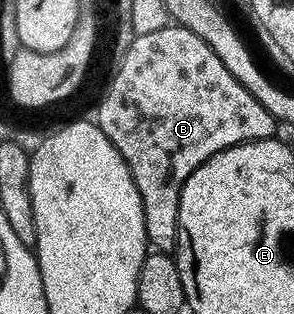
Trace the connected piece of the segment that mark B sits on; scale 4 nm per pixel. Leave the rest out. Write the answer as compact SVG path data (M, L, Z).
M167 26L164 30L156 30L152 34L135 36L122 60L116 64L114 69L116 69L114 77L111 78L110 85L107 86L106 93L103 94L102 101L98 104L96 123L102 133L110 139L112 146L116 146L116 150L122 155L132 174L134 185L142 199L149 247L159 253L170 254L178 247L178 215L180 214L180 194L184 182L201 164L208 162L208 158L220 154L225 148L231 148L237 144L247 144L249 140L271 139L275 135L276 121L272 114L268 114L268 110L264 110L264 106L260 106L260 102L256 102L256 98L252 98L252 94L248 94L248 90L244 90L244 86L240 86L240 82L236 82L236 78L232 78L232 74L228 74L228 70L224 70L224 62L220 62L220 58L216 58L214 51L199 36L192 34L192 30L181 26Z

